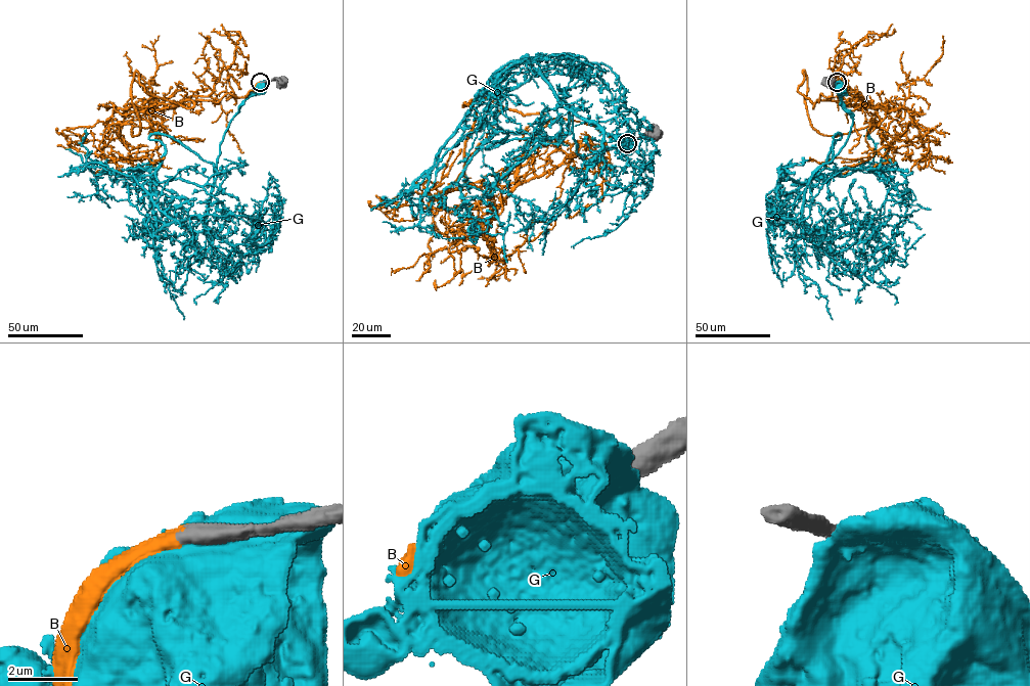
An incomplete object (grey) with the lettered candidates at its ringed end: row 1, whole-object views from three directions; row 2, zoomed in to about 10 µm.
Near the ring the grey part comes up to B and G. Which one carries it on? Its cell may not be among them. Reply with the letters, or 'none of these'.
B

